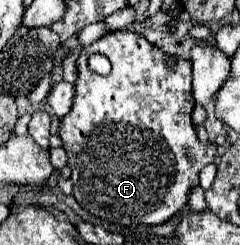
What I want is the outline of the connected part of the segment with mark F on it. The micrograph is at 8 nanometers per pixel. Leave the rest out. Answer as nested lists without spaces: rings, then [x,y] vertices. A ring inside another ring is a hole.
[[[129,30],[107,32],[103,38],[83,48],[77,58],[75,104],[59,124],[59,138],[69,154],[67,166],[71,168],[75,200],[101,220],[121,226],[157,226],[167,222],[185,206],[189,190],[199,186],[199,168],[213,162],[217,146],[213,142],[207,146],[201,144],[191,122],[191,112],[195,108],[195,100],[191,96],[191,62],[175,58],[177,64],[167,66],[167,58],[169,56],[163,50],[147,42],[141,34]],[[91,54],[105,54],[113,66],[111,74],[95,74],[87,64]]]

